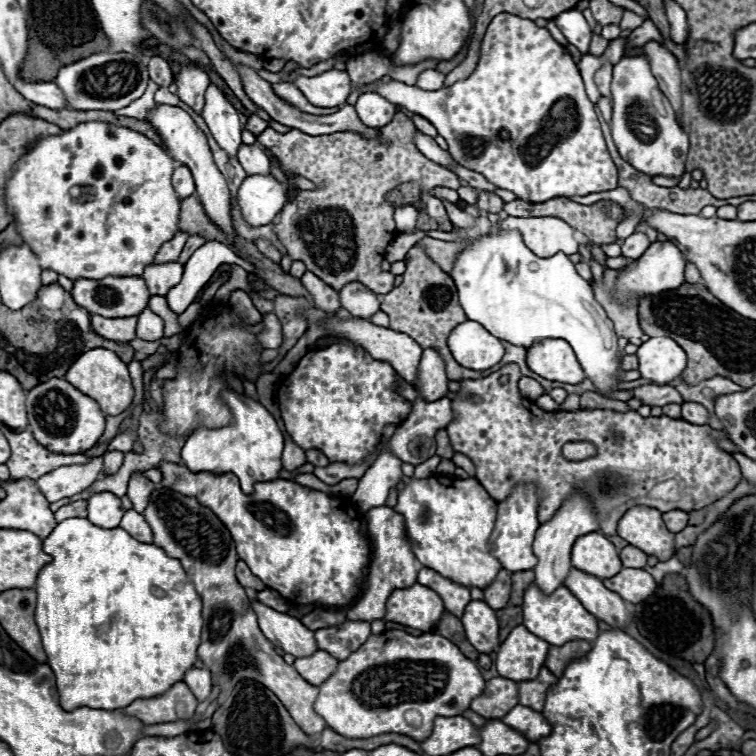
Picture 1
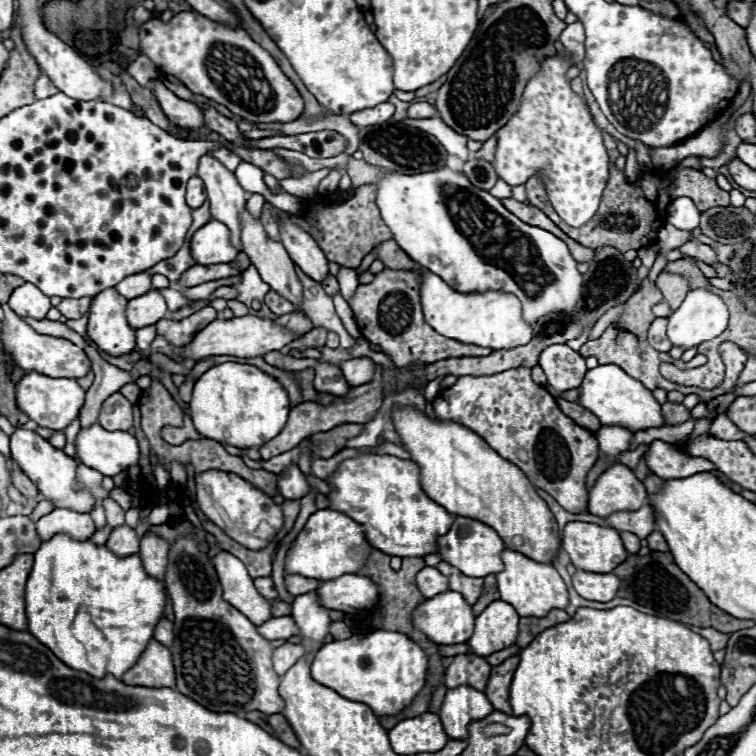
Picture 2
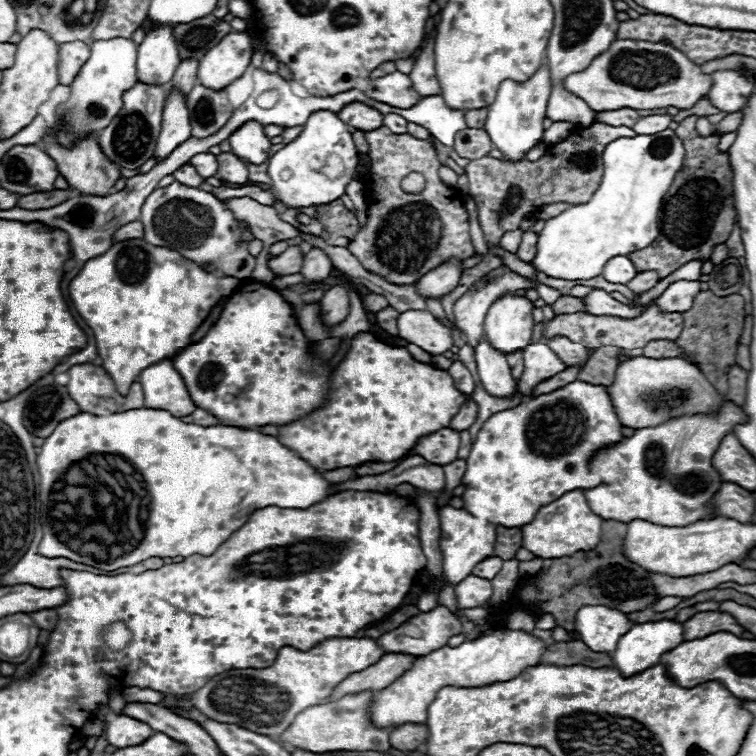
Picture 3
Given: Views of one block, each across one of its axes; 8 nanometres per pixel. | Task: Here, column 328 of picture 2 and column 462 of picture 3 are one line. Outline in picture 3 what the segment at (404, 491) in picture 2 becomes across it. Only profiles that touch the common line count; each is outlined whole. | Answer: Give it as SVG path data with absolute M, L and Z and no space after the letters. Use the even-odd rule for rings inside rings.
M570 382L564 388L558 388L550 394L540 394L518 404L512 410L494 414L478 436L474 438L470 456L466 458L466 472L462 478L464 484L464 510L476 518L484 518L494 526L520 528L534 520L540 506L558 500L572 490L588 490L600 484L592 480L588 472L588 458L610 444L620 442L624 436L620 432L620 420L612 408L610 396L604 386L594 386L586 382Z

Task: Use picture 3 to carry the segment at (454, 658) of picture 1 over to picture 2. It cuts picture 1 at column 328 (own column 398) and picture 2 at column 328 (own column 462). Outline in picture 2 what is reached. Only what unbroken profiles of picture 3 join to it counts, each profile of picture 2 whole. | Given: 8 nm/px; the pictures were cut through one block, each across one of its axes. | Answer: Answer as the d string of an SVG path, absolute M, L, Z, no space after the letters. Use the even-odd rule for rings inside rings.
M370 632L356 634L348 640L334 640L324 644L312 662L312 678L340 696L368 704L376 714L394 716L404 710L412 698L422 690L426 680L428 660L420 646L400 632Z

